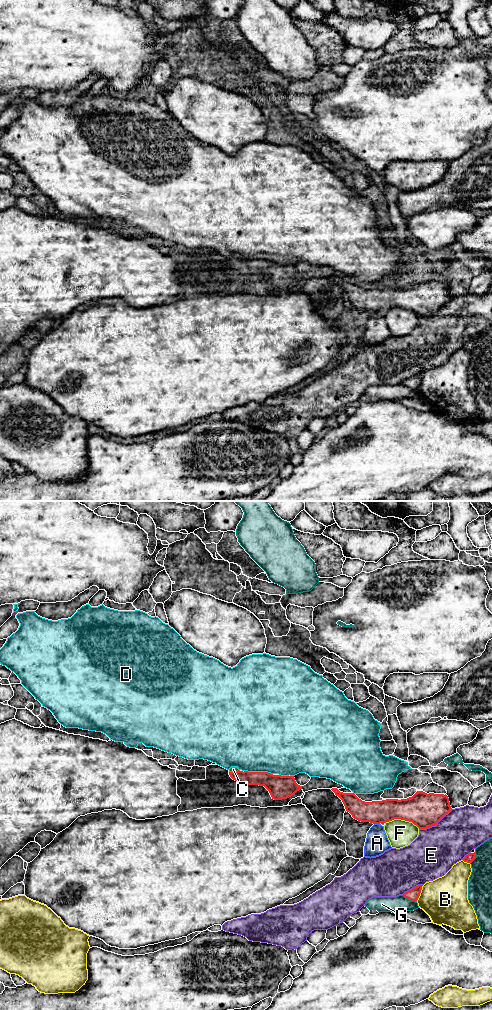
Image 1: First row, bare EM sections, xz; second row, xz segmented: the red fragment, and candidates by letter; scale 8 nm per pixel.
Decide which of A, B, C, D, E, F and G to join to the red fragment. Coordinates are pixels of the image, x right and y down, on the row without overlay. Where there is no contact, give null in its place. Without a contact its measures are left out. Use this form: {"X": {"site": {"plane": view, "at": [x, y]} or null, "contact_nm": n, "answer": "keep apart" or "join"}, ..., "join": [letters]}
{"A": {"site": {"plane": "xz", "at": [377, 311]}, "contact_nm": 50, "answer": "keep apart"}, "B": {"site": {"plane": "xz", "at": [420, 380]}, "contact_nm": 150, "answer": "keep apart"}, "C": {"site": {"plane": "xz", "at": [233, 260]}, "contact_nm": 80, "answer": "join"}, "D": {"site": {"plane": "xz", "at": [258, 260]}, "contact_nm": 240, "answer": "keep apart"}, "E": {"site": {"plane": "xz", "at": [435, 312]}, "contact_nm": 320, "answer": "keep apart"}, "F": {"site": {"plane": "xz", "at": [402, 307]}, "contact_nm": 280, "answer": "keep apart"}, "G": {"site": {"plane": "xz", "at": [409, 387]}, "contact_nm": 130, "answer": "keep apart"}, "join": ["C"]}

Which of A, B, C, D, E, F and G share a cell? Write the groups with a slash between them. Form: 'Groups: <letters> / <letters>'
Groups: A / B / C / D / E / F / G

